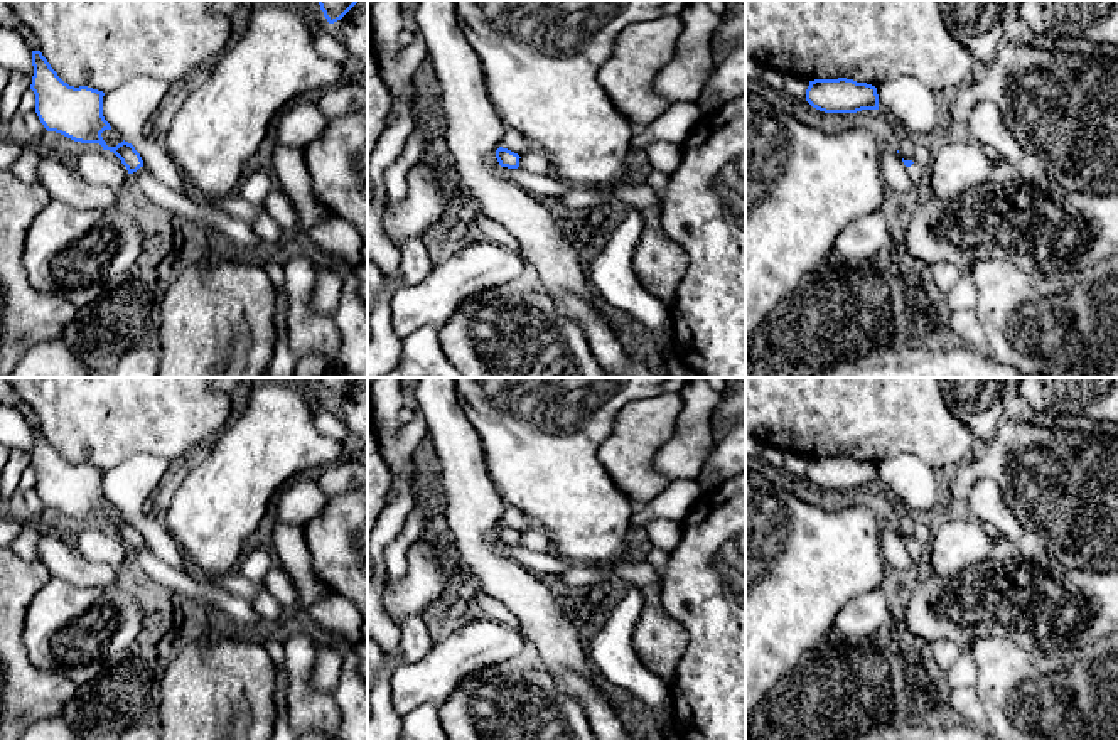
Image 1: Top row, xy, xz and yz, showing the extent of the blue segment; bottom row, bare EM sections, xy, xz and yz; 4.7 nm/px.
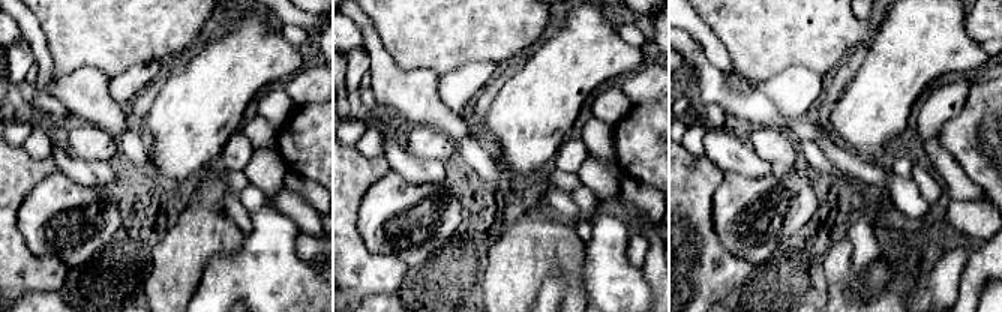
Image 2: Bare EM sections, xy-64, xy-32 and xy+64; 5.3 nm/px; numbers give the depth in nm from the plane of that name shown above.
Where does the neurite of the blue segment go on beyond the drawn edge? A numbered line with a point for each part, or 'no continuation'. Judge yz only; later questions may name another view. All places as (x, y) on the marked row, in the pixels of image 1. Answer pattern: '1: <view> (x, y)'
1: yz (916, 172)

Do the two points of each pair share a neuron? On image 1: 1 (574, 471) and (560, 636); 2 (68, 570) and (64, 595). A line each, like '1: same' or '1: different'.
1: different
2: different

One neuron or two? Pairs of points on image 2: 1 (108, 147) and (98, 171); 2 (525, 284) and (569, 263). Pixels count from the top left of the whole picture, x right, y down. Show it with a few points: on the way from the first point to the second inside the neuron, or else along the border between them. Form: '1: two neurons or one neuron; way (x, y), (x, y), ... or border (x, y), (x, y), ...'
1: two neurons; border (69, 150), (86, 159), (104, 159), (111, 164)
2: one neuron; way (536, 273), (548, 261), (558, 261)

